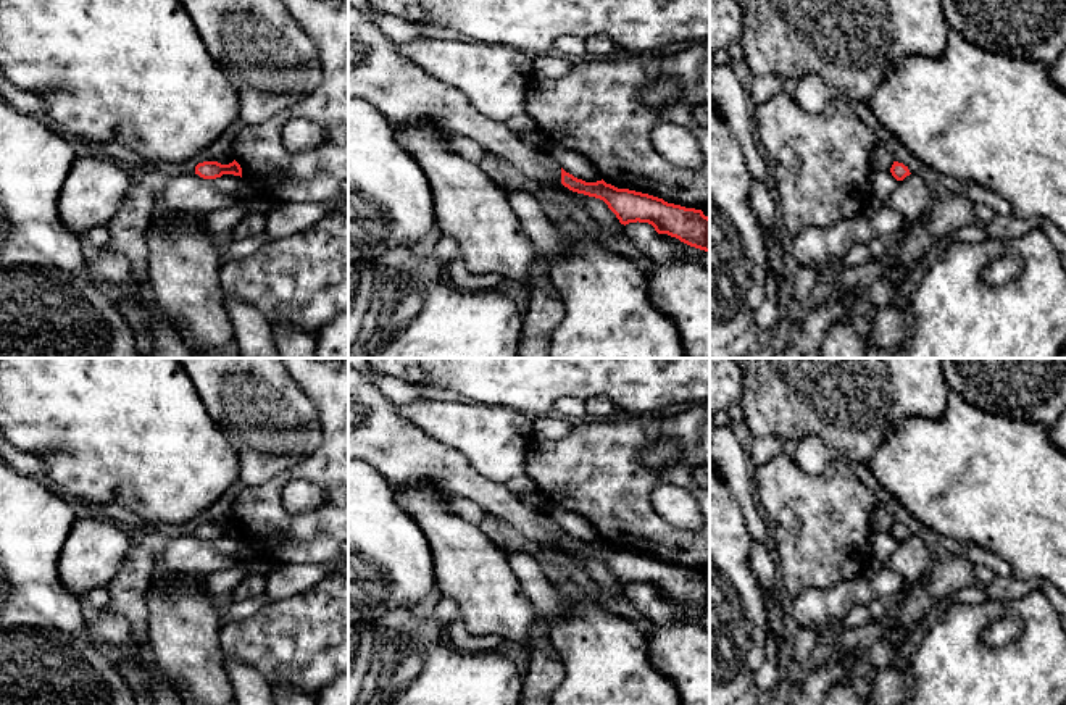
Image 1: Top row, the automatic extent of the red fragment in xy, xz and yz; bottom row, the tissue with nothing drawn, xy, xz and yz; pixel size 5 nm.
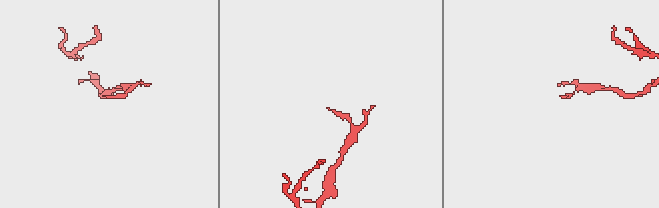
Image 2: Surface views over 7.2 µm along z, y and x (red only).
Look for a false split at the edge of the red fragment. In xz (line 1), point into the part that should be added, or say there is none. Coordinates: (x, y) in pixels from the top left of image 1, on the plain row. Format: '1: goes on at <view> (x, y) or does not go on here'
1: does not go on here

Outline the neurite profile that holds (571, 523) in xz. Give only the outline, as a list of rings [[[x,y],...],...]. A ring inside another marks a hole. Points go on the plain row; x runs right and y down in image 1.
[[[545,499],[545,503],[540,508],[548,515],[566,534],[573,536],[577,540],[585,544],[602,542],[600,534],[577,513],[550,502]]]

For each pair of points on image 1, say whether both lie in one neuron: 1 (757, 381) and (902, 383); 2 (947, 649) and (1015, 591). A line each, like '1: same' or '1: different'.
1: same
2: different

